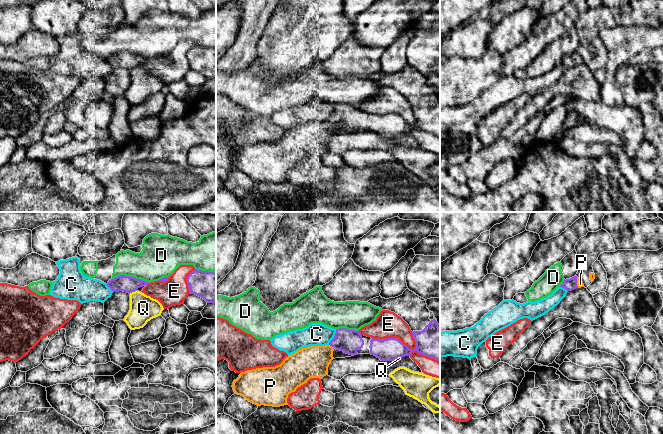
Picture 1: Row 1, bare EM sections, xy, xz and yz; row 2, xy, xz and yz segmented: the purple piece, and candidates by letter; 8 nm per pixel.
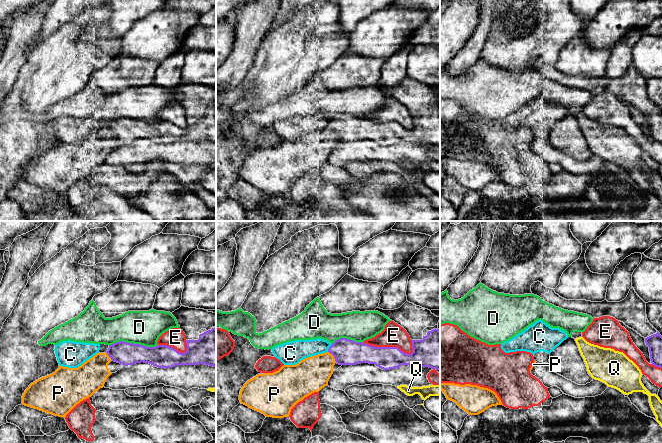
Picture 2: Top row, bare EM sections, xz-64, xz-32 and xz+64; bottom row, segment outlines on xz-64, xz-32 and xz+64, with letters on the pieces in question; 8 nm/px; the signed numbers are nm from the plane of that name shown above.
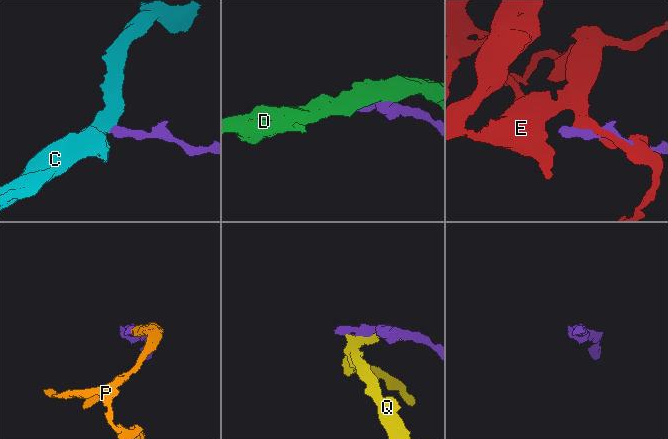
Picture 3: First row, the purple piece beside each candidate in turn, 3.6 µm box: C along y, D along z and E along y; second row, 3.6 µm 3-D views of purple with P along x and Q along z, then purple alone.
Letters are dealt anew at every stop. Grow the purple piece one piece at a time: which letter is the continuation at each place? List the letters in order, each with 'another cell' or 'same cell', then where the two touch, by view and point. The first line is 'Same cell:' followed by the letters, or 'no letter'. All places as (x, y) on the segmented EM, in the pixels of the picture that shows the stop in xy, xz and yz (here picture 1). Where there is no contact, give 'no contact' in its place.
Same cell: P
C: another cell | xz (334, 337)
D: another cell | xy (129, 276)
E: another cell | xz (405, 345)
P: same cell | xz (331, 345)
Q: another cell | xy (132, 291)

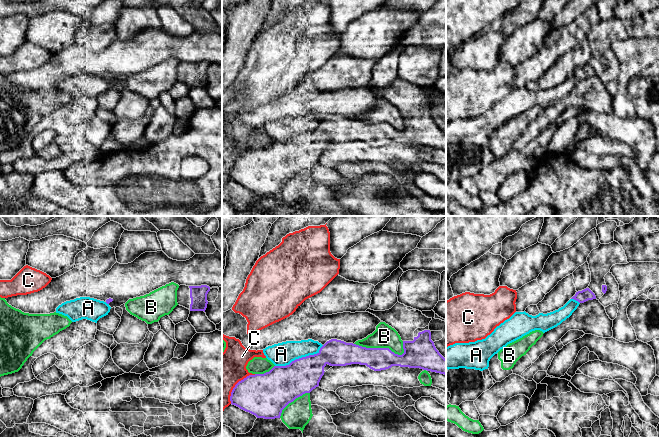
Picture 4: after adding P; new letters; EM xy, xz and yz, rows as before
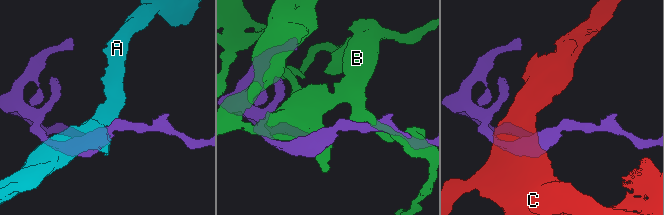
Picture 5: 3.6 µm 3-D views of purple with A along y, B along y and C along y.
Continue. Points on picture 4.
Same cell: no letter
A: another cell | xz (299, 358)
B: another cell | xz (379, 348)
C: another cell | xz (236, 384)

